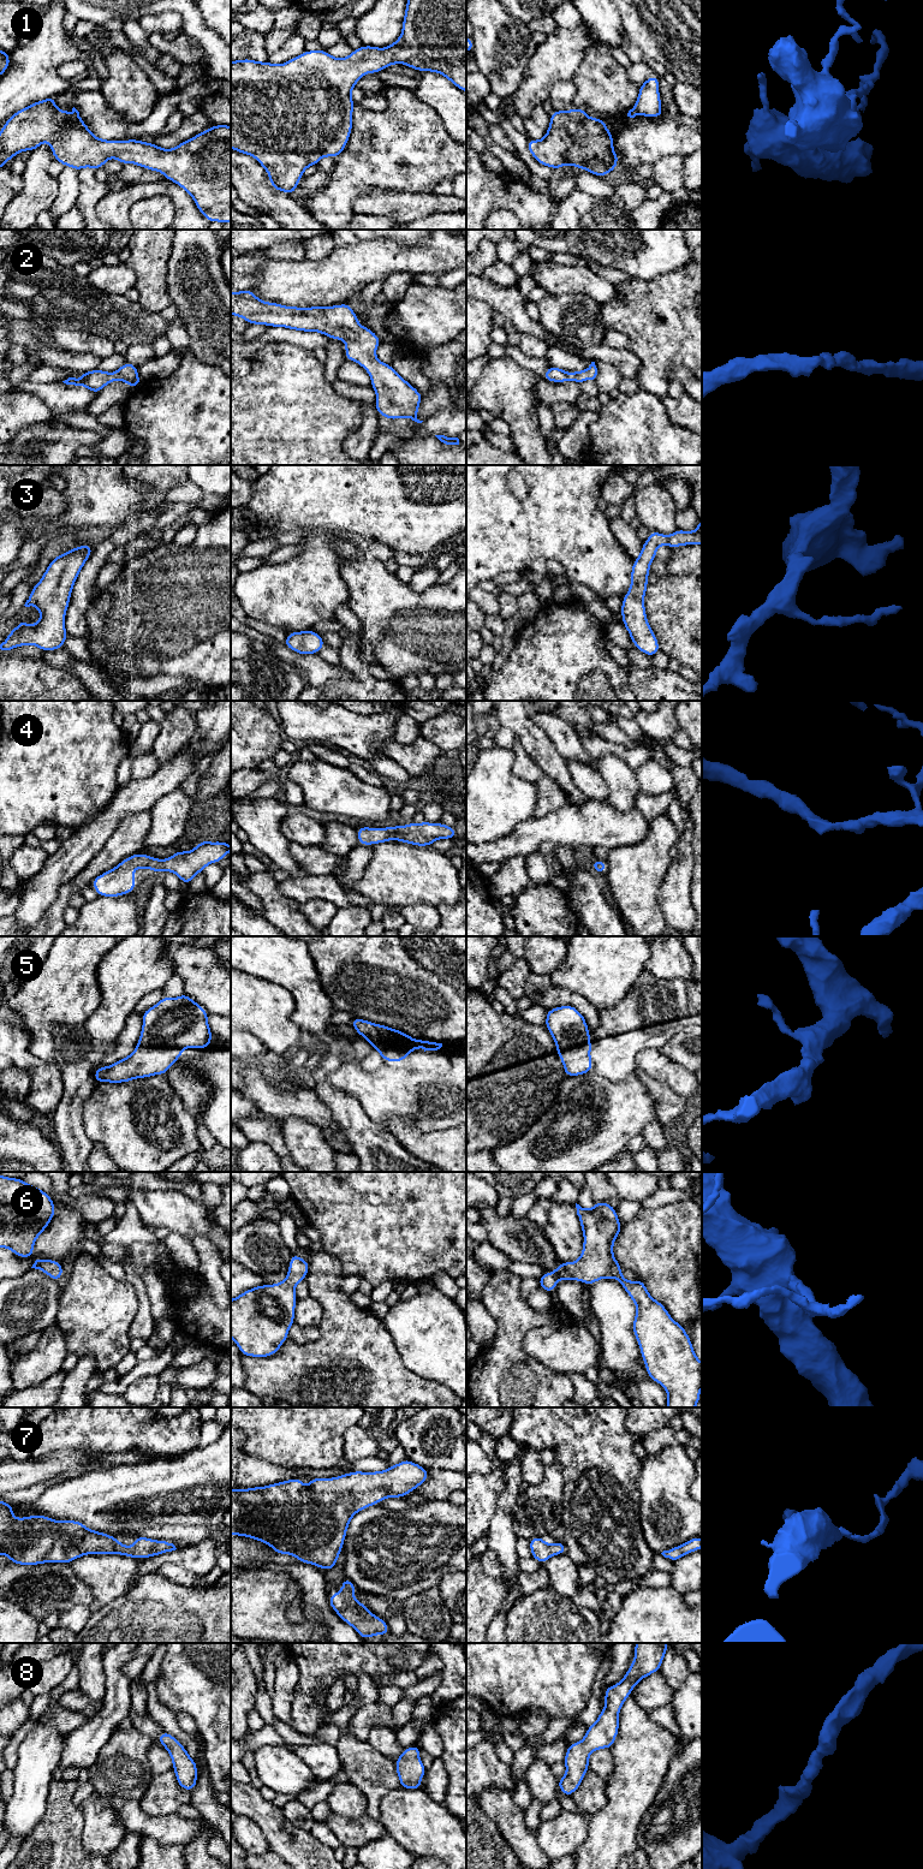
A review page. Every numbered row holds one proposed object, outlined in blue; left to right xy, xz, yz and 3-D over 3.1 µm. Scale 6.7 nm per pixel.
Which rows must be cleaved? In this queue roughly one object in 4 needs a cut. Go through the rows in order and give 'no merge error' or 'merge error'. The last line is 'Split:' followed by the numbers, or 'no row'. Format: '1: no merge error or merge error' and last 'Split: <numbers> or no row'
1: no merge error
2: no merge error
3: no merge error
4: no merge error
5: merge error
6: no merge error
7: no merge error
8: no merge error
Split: 5

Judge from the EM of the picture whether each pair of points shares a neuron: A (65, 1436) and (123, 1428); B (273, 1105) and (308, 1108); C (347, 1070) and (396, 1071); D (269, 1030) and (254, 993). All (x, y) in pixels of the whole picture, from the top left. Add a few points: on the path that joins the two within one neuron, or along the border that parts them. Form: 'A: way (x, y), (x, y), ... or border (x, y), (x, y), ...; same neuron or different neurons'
A: way (79, 1428), (108, 1428); same neuron
B: border (317, 1096), (303, 1100), (298, 1115); different neurons
C: way (359, 1077), (383, 1077); same neuron
D: way (269, 1021), (268, 1015), (256, 1003); same neuron

